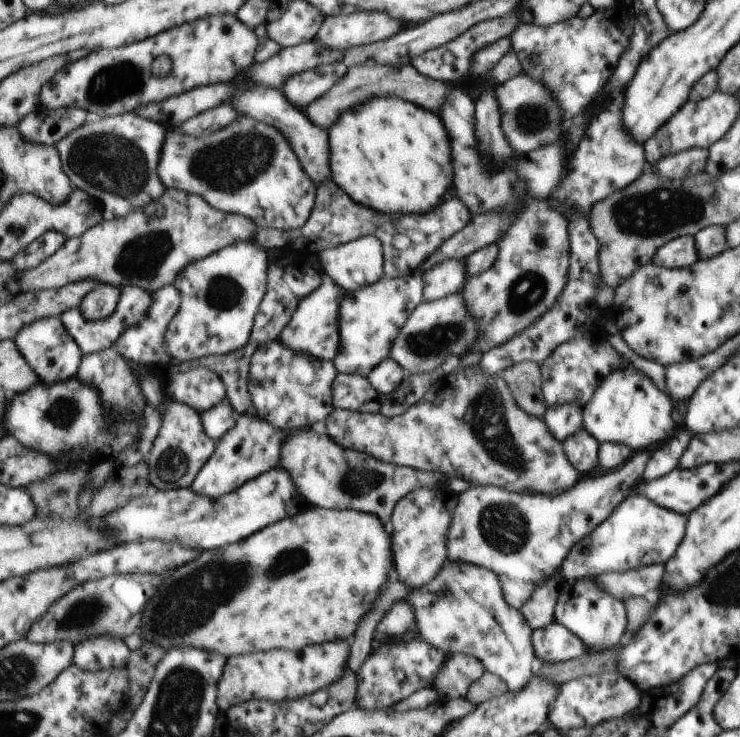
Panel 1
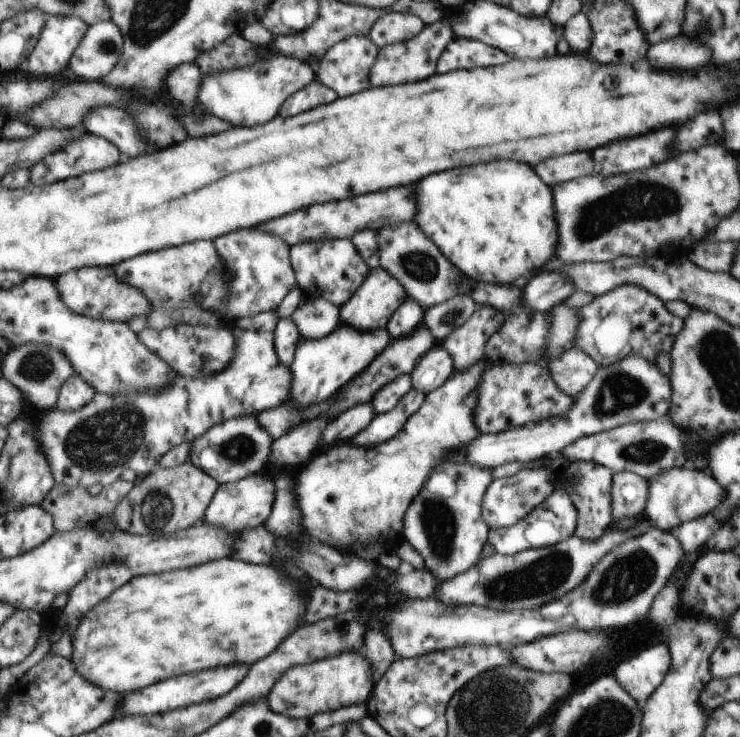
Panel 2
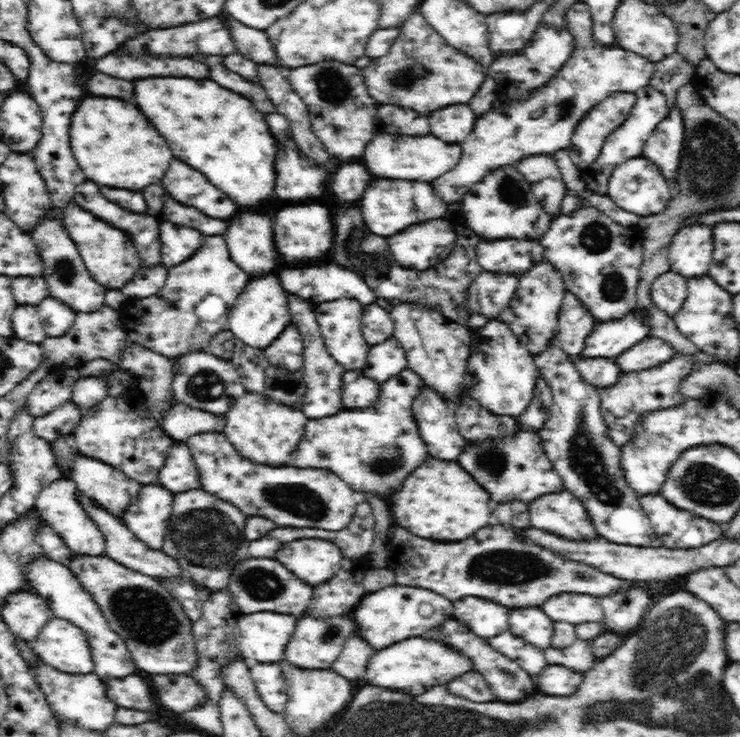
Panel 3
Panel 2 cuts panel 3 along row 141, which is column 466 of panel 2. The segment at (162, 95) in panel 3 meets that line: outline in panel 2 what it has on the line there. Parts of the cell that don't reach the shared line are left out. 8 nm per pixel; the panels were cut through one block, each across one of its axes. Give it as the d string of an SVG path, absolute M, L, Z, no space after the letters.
M493 160L489 164L429 174L429 178L421 178L415 184L413 200L417 202L417 214L412 221L472 280L513 285L515 278L531 276L535 268L553 256L557 234L551 210L551 192L525 164L517 164L513 160Z

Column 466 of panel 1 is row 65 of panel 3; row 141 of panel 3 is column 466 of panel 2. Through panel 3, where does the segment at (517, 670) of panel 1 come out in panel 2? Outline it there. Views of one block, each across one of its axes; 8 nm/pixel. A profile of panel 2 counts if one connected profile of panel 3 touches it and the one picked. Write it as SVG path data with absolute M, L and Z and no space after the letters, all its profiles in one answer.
M467 462L437 465L405 510L400 536L422 556L424 567L439 582L465 573L480 560L488 536L488 526L481 518L483 496L492 482L489 468Z

